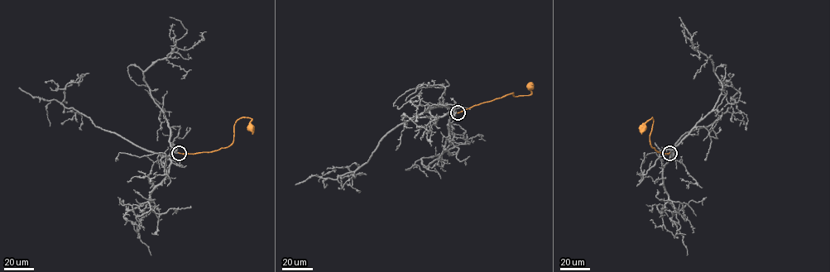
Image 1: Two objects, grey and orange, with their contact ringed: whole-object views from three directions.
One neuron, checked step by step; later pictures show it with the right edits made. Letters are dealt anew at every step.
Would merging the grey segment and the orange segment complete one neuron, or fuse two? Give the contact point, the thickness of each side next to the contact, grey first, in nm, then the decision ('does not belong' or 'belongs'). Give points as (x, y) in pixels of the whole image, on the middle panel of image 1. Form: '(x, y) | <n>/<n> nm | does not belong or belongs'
(458, 112) | 300/190 nm | belongs

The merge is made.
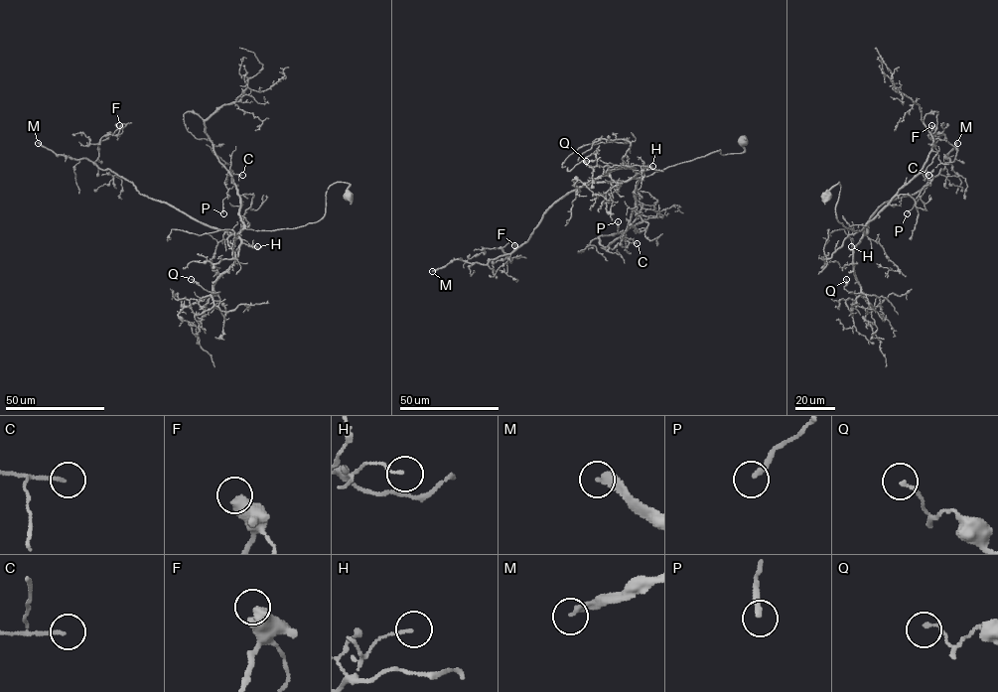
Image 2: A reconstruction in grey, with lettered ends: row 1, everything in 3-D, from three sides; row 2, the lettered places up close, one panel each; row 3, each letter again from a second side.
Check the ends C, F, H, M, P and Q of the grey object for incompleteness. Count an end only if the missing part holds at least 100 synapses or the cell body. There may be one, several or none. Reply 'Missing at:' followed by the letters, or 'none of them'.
Missing at: M

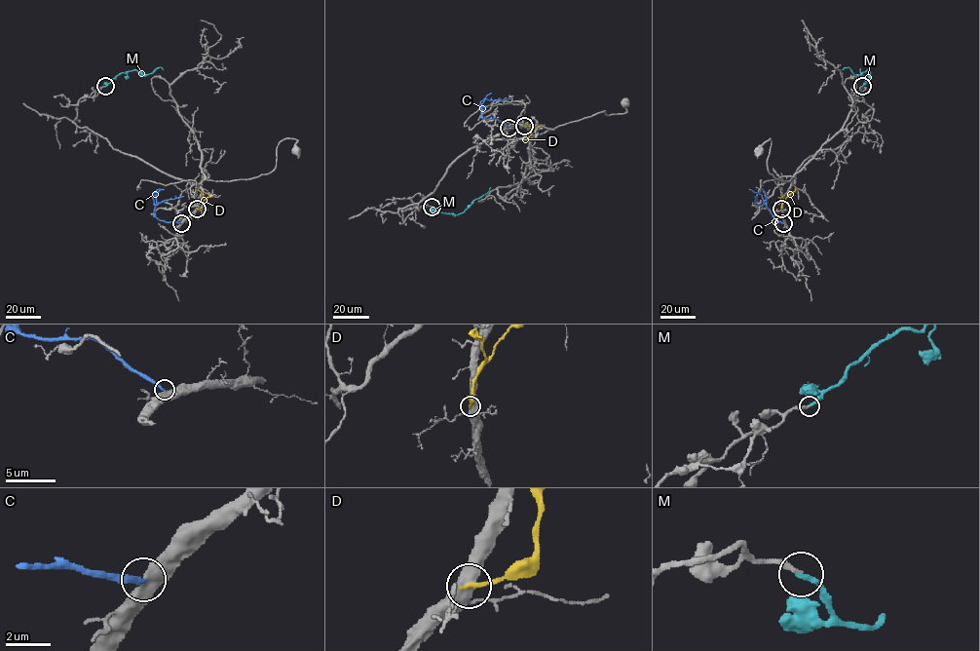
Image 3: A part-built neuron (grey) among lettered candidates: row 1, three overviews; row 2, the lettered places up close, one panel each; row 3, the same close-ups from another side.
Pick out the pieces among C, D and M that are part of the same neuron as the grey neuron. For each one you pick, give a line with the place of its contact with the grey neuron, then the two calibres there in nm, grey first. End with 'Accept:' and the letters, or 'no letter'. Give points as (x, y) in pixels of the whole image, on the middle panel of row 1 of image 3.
M: meets grey at (432, 207); 200 nm thick on the grey side, 220 nm on the other
Accept: M

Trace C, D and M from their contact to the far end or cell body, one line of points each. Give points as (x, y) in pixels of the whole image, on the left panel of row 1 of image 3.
C: (181, 222), (160, 220), (154, 213), (154, 205), (183, 196)
D: (197, 209), (202, 206), (203, 194), (195, 189)
M: (105, 86), (122, 72), (136, 70), (146, 75), (157, 67), (163, 69)

